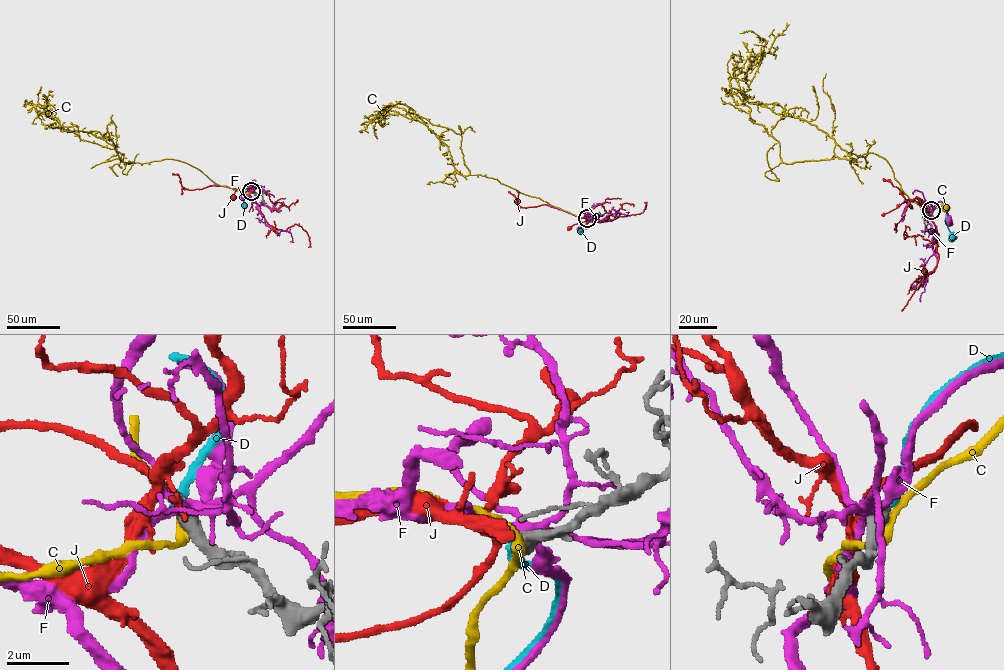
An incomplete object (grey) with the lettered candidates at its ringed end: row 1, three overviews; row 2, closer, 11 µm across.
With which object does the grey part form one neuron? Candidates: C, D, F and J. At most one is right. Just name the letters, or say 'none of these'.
J

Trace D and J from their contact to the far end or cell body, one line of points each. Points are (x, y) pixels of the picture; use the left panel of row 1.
D: (251, 191), (251, 186), (245, 192), (244, 205)
J: (251, 191), (237, 190), (234, 197)

